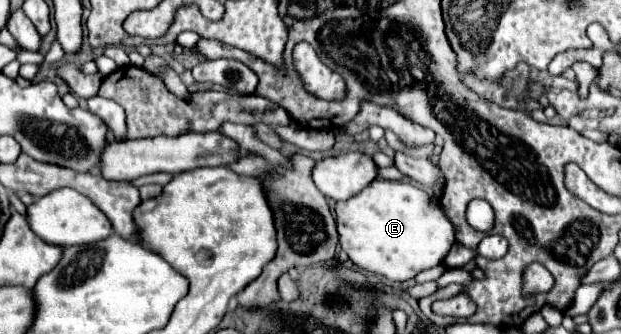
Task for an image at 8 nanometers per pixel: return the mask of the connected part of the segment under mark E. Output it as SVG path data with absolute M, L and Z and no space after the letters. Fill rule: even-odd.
M375 179L359 195L339 201L335 215L339 243L349 259L359 269L383 275L389 281L407 281L419 271L443 263L455 243L453 225L435 205L435 199L423 189L401 181Z

